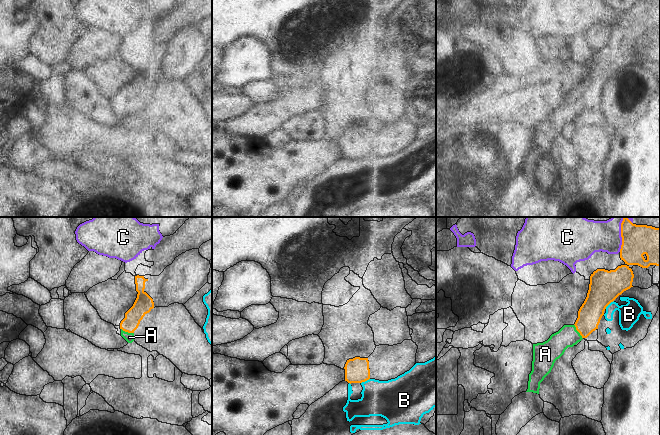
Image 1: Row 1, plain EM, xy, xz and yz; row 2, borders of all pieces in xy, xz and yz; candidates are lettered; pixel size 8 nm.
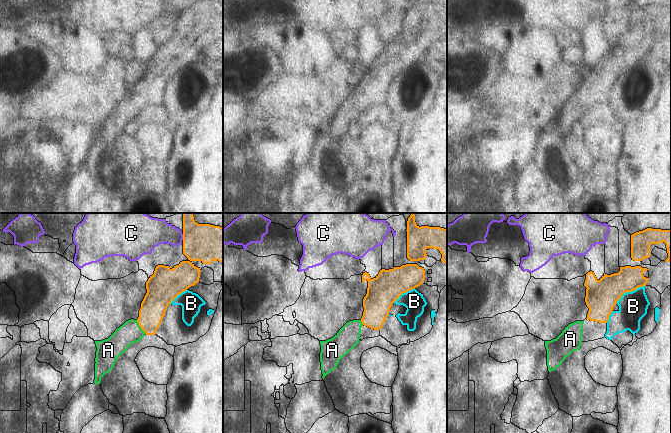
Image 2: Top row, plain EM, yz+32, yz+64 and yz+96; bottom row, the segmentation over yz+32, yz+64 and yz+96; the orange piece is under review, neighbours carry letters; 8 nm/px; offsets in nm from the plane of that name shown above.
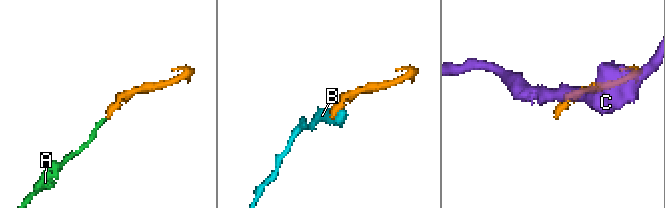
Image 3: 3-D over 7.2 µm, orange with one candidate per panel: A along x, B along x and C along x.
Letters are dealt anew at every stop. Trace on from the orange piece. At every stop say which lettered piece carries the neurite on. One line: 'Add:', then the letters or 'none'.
Add: A

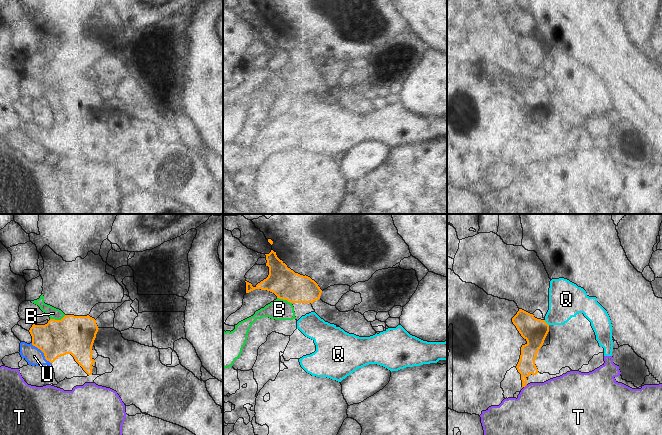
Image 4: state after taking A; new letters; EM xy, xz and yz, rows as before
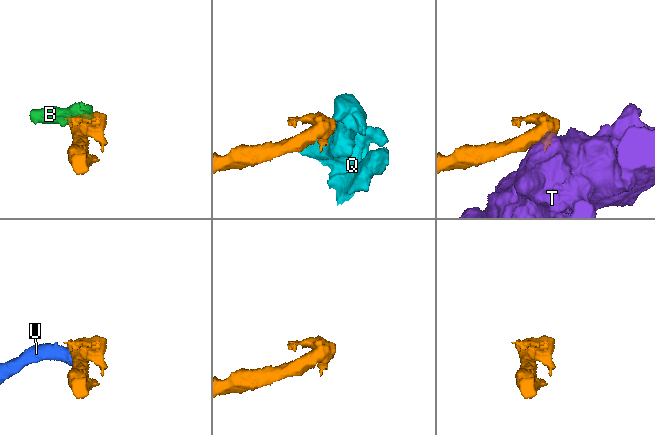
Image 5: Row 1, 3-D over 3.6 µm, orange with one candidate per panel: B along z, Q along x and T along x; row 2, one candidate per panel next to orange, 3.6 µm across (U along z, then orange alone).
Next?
Add: none

